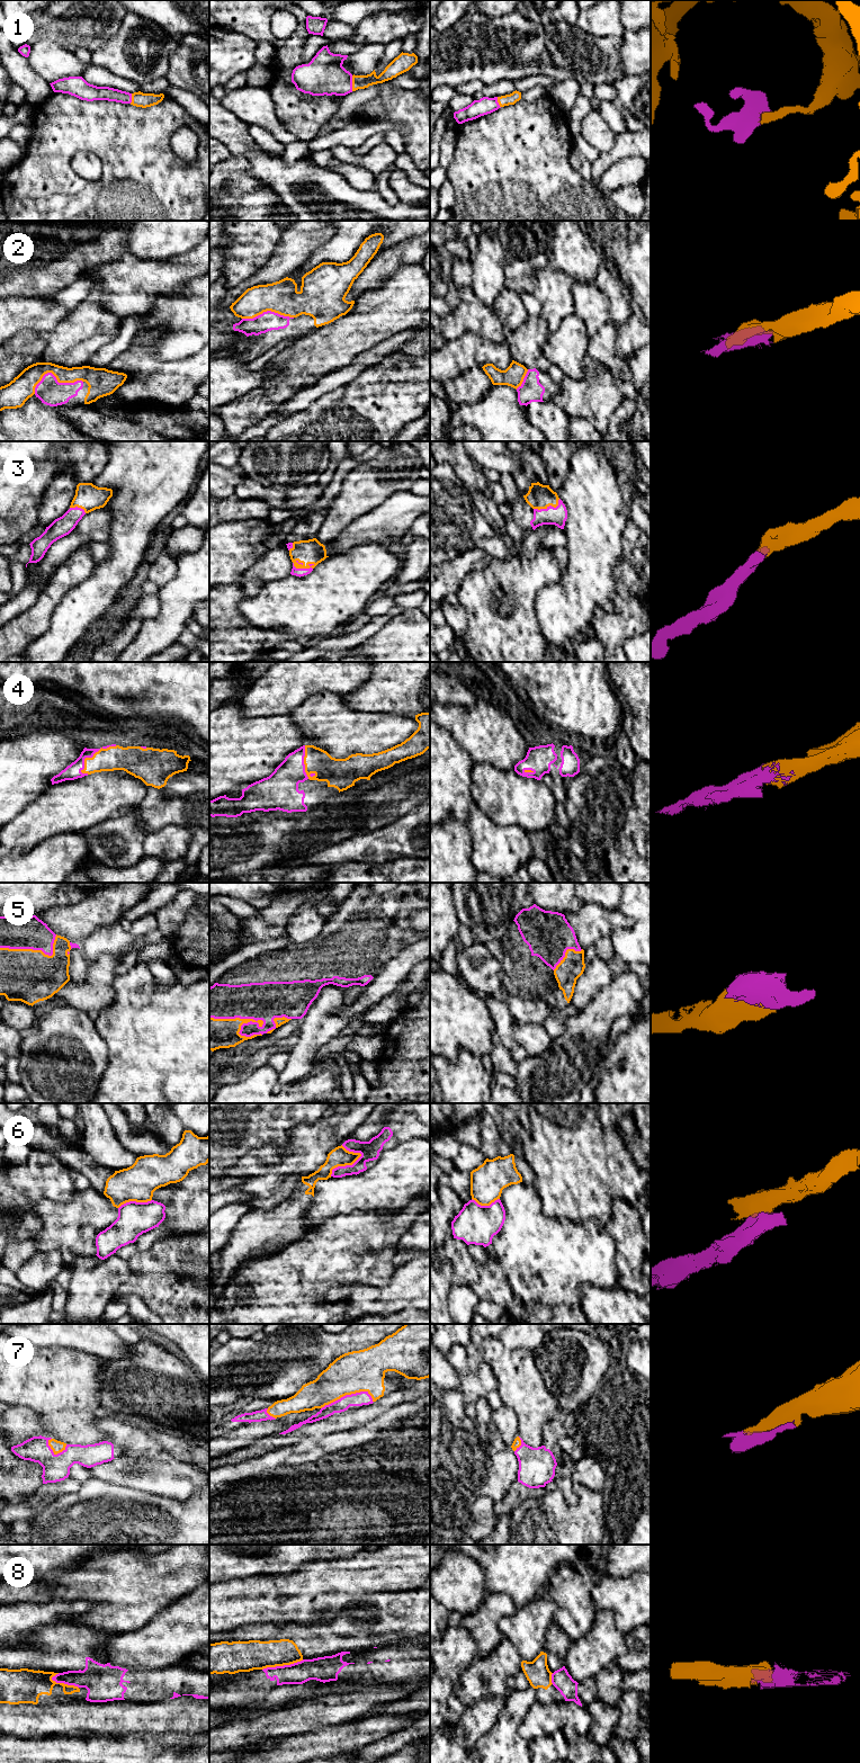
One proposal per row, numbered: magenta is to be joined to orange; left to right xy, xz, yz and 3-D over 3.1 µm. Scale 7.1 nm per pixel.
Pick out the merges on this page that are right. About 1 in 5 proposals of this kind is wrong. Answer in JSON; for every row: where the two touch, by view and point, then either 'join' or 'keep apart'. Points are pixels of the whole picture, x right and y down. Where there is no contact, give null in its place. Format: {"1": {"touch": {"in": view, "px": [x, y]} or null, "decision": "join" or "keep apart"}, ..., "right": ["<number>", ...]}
{"1": {"touch": {"in": "xz", "px": [352, 83]}, "decision": "join"}, "2": {"touch": {"in": "xy", "px": [54, 375]}, "decision": "join"}, "3": {"touch": {"in": "xz", "px": [303, 567]}, "decision": "join"}, "4": {"touch": {"in": "xy", "px": [93, 754]}, "decision": "join"}, "5": {"touch": {"in": "xz", "px": [249, 1019]}, "decision": "join"}, "6": {"touch": {"in": "xz", "px": [343, 1165]}, "decision": "keep apart"}, "7": {"touch": {"in": "xz", "px": [347, 1394]}, "decision": "join"}, "8": {"touch": {"in": "xz", "px": [283, 1665]}, "decision": "keep apart"}, "right": ["1", "2", "3", "4", "5", "7"]}

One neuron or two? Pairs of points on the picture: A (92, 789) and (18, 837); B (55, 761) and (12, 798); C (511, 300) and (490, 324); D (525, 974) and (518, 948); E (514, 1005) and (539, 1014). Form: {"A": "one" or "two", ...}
{"A": "one", "B": "one", "C": "two", "D": "one", "E": "one"}

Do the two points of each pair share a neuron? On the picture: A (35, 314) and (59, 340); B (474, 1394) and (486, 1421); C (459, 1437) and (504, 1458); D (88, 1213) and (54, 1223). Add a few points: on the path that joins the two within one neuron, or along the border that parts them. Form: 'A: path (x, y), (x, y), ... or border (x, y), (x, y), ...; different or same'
A: border (70, 313), (54, 328), (41, 333); different
B: border (484, 1396), (474, 1404); different
C: path (469, 1448), (480, 1458), (493, 1458); same
D: path (80, 1220), (78, 1223), (62, 1223); same

